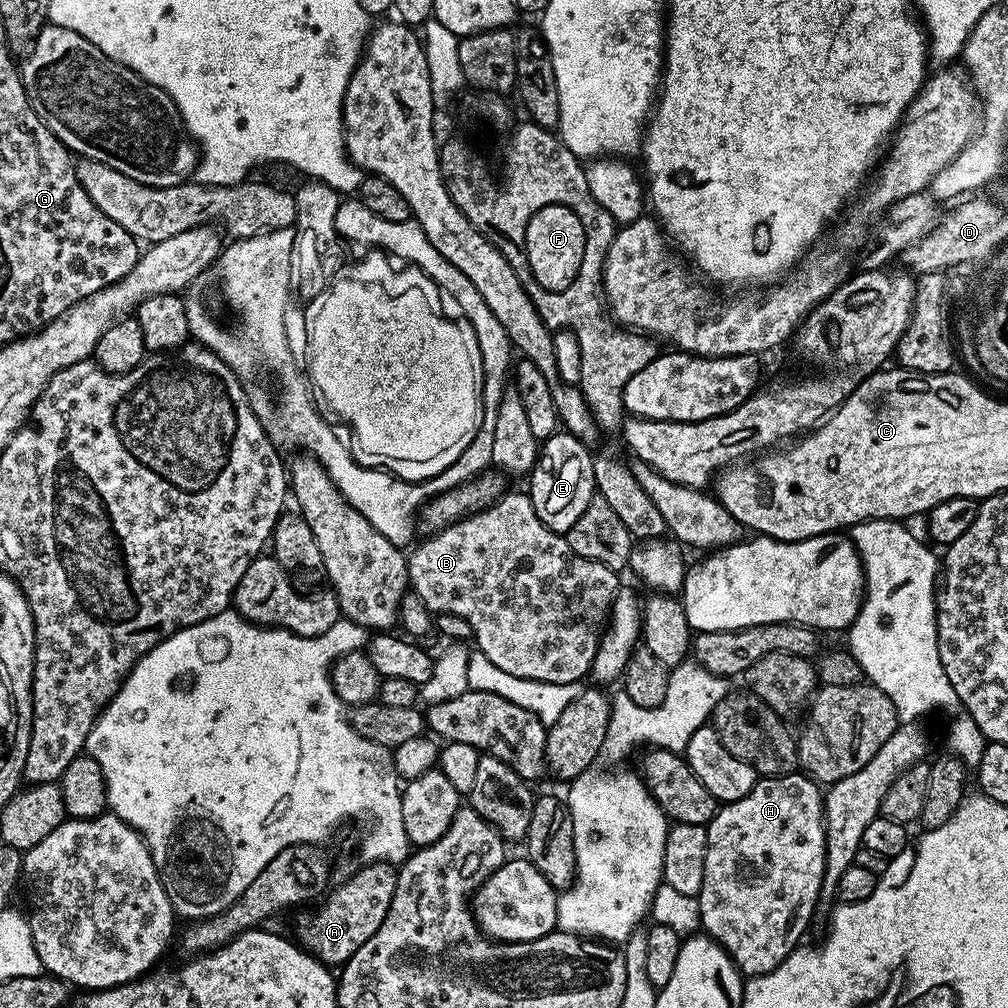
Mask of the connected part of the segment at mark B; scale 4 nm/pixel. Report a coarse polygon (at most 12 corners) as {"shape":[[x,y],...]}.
{"shape":[[511,492],[421,539],[411,591],[498,670],[580,684],[622,588]]}

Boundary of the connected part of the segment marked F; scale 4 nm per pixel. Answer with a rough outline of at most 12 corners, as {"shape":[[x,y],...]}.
{"shape":[[548,202],[522,232],[534,284],[564,296],[582,266],[582,228]]}

